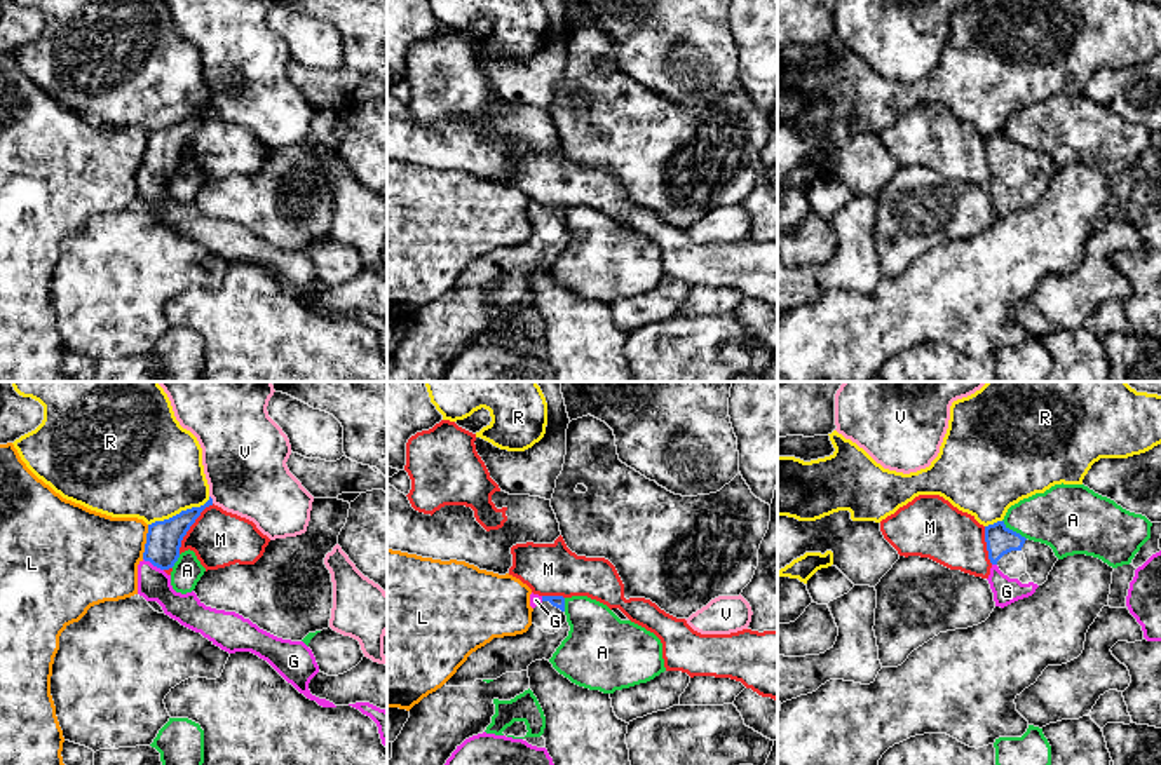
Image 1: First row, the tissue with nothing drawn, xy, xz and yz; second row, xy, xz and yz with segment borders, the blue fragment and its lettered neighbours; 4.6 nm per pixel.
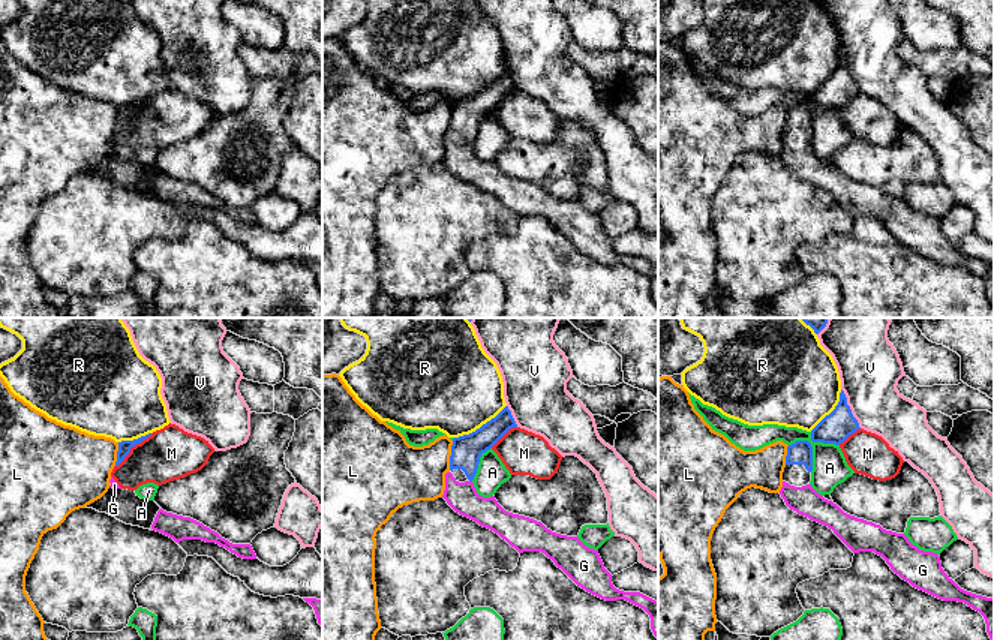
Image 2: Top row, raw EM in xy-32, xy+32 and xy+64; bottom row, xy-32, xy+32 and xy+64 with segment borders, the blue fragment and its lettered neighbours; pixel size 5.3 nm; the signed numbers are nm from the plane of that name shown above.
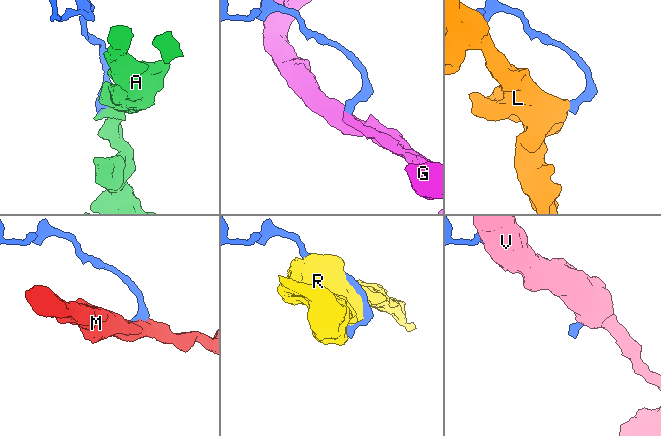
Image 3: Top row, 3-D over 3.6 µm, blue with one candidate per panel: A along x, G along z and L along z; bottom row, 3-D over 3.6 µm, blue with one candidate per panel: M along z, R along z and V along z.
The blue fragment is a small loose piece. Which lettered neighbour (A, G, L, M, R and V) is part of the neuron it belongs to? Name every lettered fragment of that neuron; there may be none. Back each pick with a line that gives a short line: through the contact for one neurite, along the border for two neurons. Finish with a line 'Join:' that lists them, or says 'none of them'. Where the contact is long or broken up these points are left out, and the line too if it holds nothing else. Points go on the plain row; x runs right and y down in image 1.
G: line xy (164, 147), (162, 159), (154, 175), (154, 194)
Join: G

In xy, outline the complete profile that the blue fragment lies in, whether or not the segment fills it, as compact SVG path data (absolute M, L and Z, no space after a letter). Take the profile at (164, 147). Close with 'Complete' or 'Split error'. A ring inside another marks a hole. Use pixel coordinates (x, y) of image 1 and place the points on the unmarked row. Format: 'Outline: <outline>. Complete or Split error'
Outline: M213 108L180 124L148 134L143 169L138 174L138 204L157 211L164 223L200 242L228 263L251 261L267 270L288 293L322 317L336 317L310 303L309 293L319 282L312 260L303 251L277 247L235 221L206 216L197 204L176 202L166 181L180 167L181 150Z. Split error

